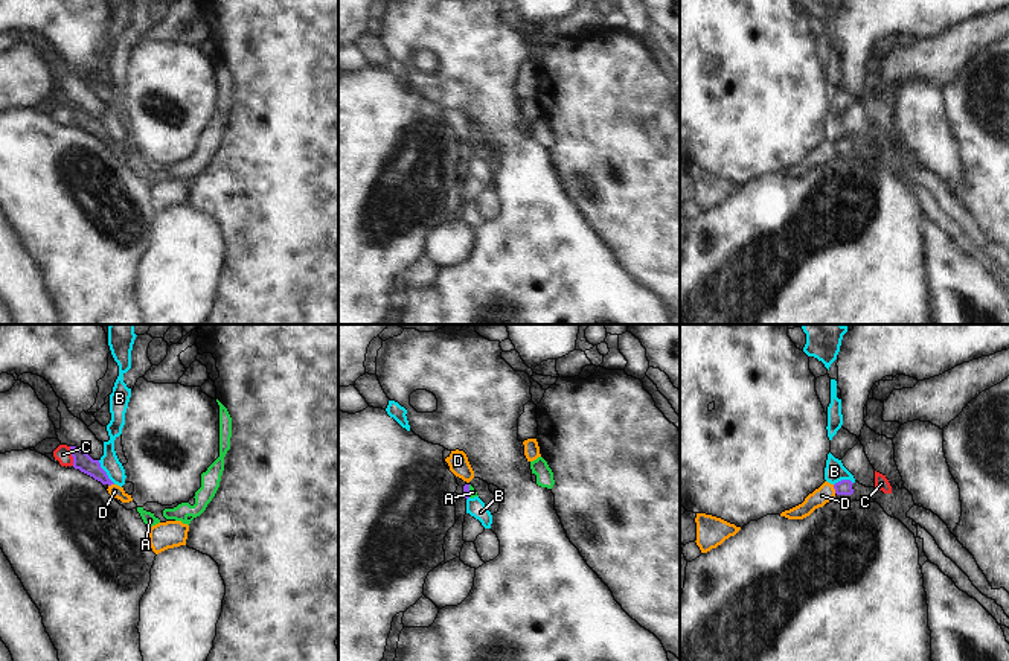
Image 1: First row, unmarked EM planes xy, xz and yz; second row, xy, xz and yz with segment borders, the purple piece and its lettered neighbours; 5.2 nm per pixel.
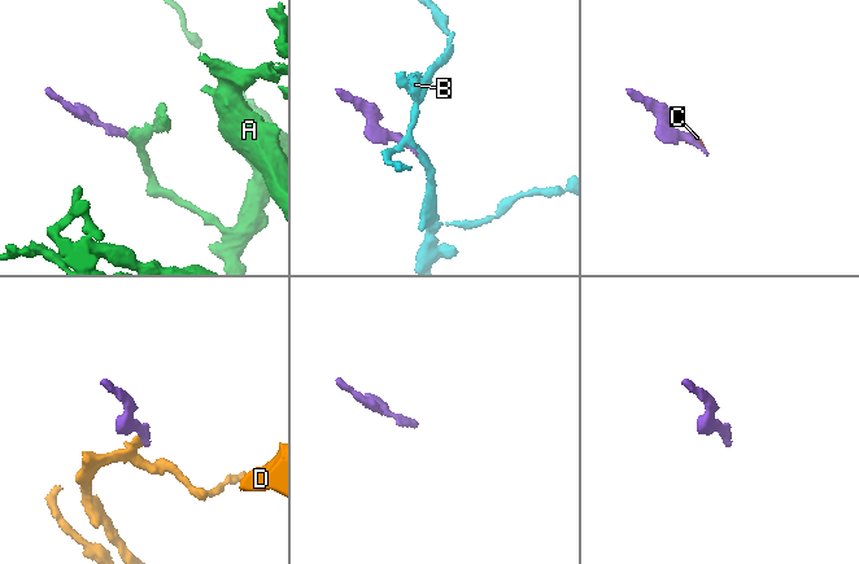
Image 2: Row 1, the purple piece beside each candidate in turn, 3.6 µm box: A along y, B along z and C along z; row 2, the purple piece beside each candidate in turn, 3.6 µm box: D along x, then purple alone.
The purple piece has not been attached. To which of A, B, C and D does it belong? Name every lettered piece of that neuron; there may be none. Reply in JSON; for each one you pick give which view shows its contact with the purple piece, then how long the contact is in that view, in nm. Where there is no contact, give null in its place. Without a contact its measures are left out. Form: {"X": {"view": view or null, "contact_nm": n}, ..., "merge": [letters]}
{"A": {"view": "xz", "contact_nm": 70}, "merge": ["A"]}

